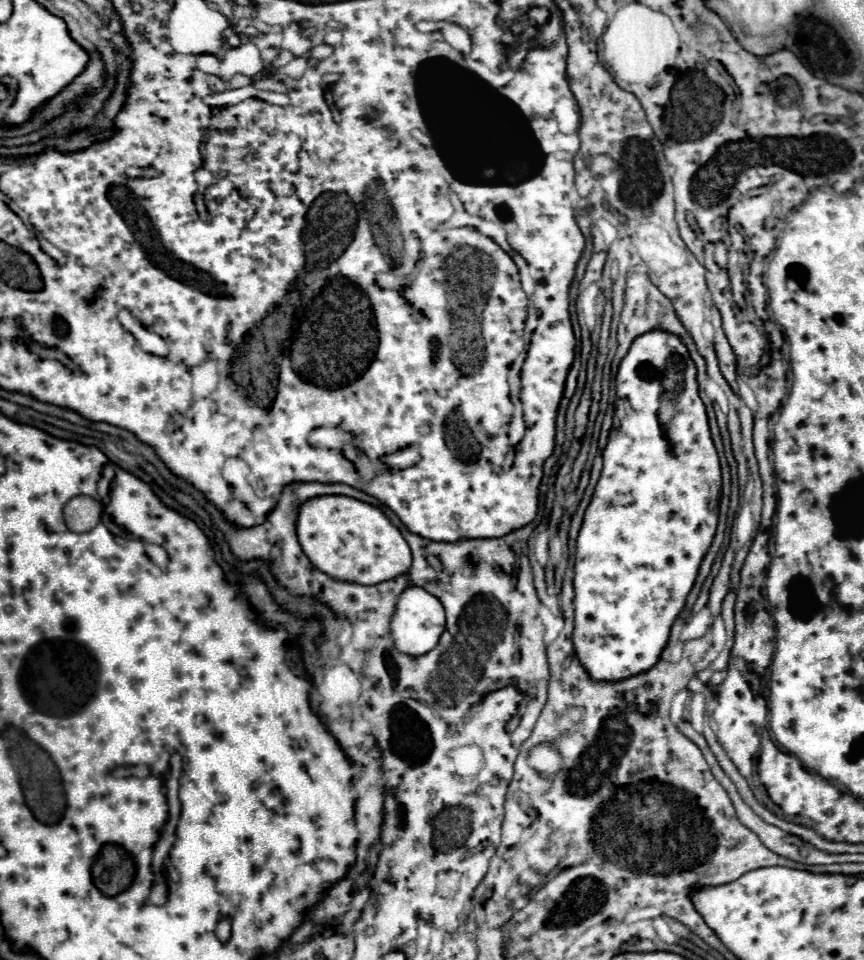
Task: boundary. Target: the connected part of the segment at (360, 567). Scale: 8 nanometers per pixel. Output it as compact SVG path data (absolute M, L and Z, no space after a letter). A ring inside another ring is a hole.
M316 496L306 500L298 510L296 534L312 564L336 580L378 584L408 572L412 564L404 536L384 512L350 496Z

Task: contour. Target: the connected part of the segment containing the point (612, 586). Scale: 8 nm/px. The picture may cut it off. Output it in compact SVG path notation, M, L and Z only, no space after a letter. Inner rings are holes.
M648 332L644 336L638 336L632 342L632 348L620 362L618 374L616 374L616 398L624 406L624 420L620 422L620 428L614 430L610 436L602 458L604 458L604 468L602 476L596 484L594 496L590 506L586 508L584 522L576 540L576 564L574 564L574 608L576 608L576 618L574 618L574 646L576 654L580 658L580 664L588 670L588 674L594 680L624 680L630 676L636 676L648 668L652 668L662 652L662 648L668 642L670 626L676 620L678 612L682 610L688 592L694 586L700 562L704 554L708 552L716 524L718 524L718 500L720 500L720 486L722 486L722 476L720 476L720 462L718 462L718 452L712 444L710 438L710 428L708 428L708 418L704 404L698 396L698 382L696 382L696 366L688 356L686 346L680 342L678 336L668 336L668 332Z

